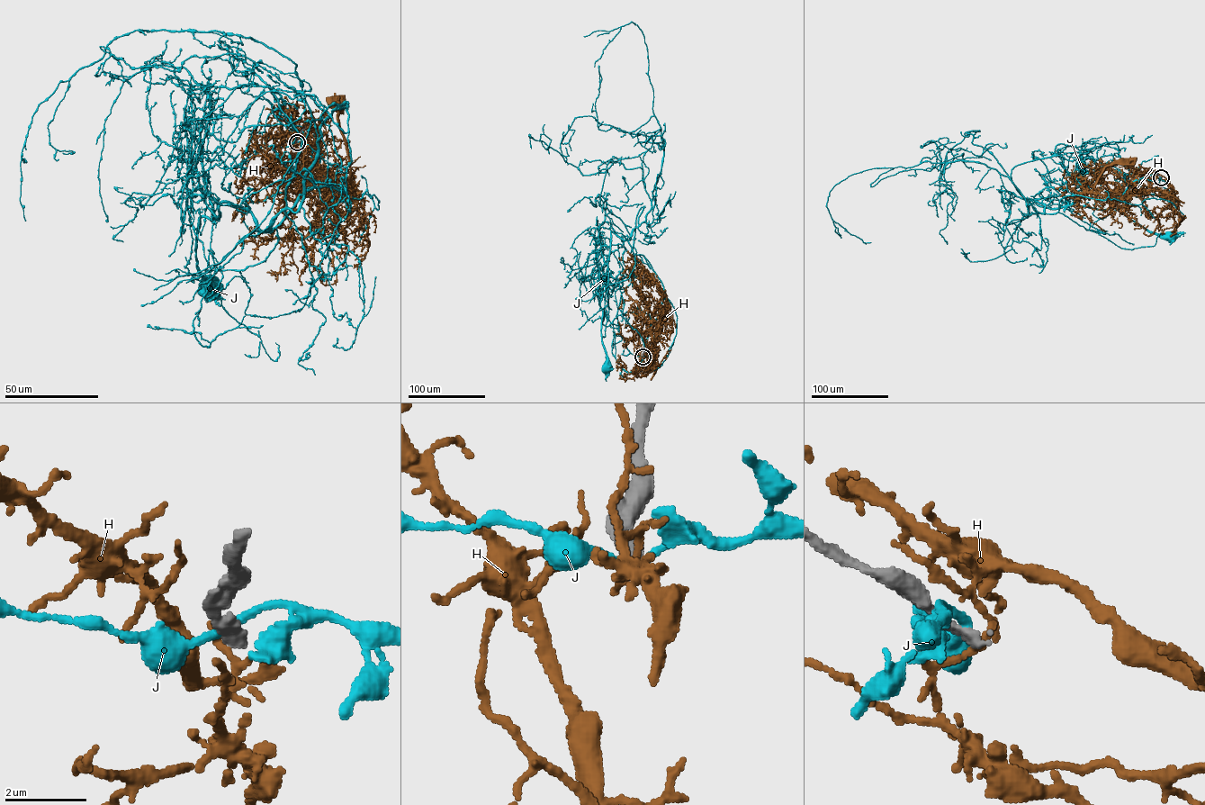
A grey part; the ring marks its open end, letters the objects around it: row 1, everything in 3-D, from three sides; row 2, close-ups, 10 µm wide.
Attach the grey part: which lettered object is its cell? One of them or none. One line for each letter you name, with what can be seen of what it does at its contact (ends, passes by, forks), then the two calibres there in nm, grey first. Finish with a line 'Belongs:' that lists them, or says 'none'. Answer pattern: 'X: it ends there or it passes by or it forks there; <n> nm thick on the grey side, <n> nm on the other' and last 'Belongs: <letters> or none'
Belongs: none

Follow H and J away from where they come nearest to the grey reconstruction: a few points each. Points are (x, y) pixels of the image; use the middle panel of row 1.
H: (642, 357), (648, 365), (653, 354), (665, 296), (650, 275), (642, 273), (643, 301)
J: (642, 357), (635, 356), (666, 297), (663, 286), (643, 256), (611, 231), (601, 330), (607, 366)

